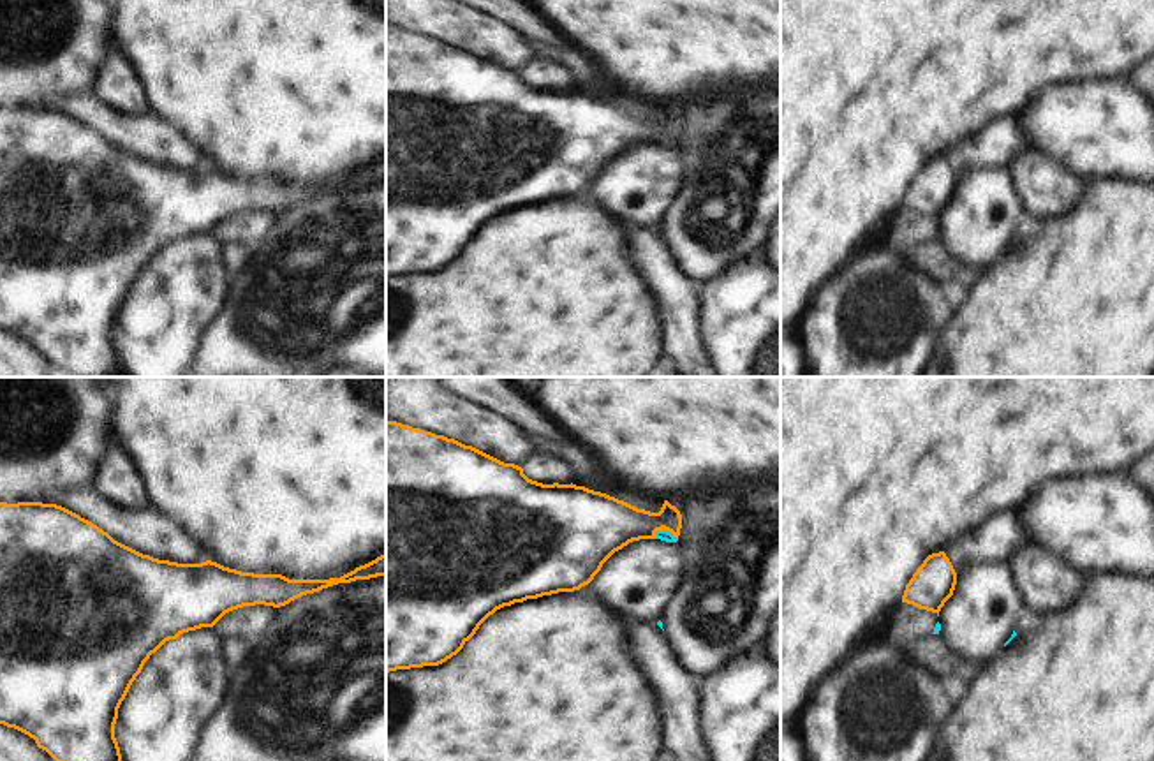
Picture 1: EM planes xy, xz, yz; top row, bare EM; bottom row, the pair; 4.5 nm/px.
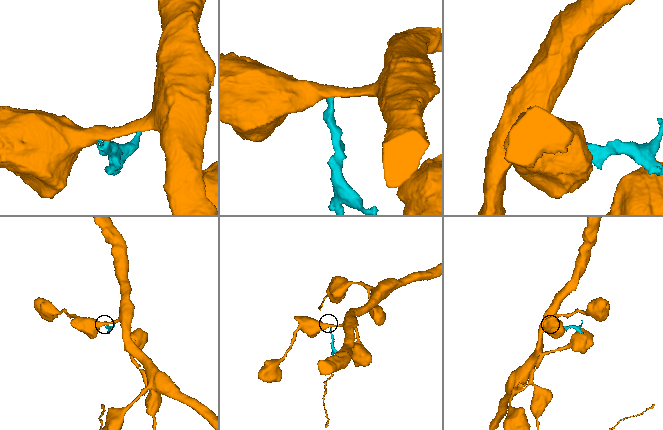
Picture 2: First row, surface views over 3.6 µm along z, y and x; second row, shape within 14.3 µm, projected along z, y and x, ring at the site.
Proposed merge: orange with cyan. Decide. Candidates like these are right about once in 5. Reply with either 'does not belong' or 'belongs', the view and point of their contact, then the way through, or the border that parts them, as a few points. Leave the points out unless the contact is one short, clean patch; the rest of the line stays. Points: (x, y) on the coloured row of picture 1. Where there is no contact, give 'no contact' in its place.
does not belong; meets orange in xz at (665, 529); border along xz (652, 538), (663, 529), (677, 538)

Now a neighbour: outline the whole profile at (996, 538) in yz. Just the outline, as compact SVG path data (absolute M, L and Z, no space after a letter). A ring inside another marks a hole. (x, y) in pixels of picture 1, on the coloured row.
M1017 509L1001 511L944 548L957 574L978 564L1006 562L1029 539L1020 530Z

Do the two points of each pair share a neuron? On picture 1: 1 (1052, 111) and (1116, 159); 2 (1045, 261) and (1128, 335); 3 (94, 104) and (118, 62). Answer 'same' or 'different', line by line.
1: same
2: same
3: different

